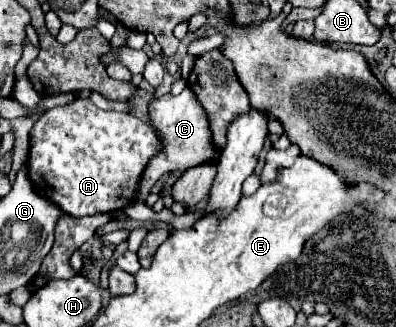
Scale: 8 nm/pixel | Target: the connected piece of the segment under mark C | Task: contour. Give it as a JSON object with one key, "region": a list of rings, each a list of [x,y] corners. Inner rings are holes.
{"region":[[[184,88],[178,96],[164,94],[160,98],[154,98],[150,102],[148,114],[150,114],[150,122],[156,128],[156,134],[160,140],[160,150],[150,158],[148,166],[144,168],[144,172],[140,176],[138,200],[144,200],[150,194],[150,188],[156,184],[156,180],[162,174],[174,172],[174,170],[188,170],[192,166],[198,166],[198,164],[208,162],[210,158],[218,156],[218,150],[214,150],[214,146],[212,146],[206,112],[190,88]]]}

